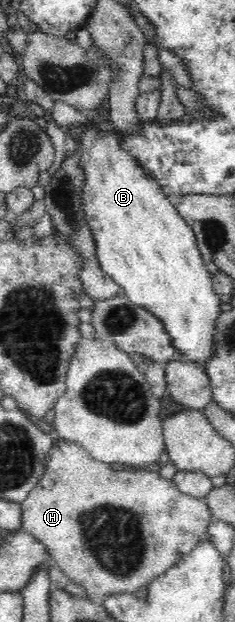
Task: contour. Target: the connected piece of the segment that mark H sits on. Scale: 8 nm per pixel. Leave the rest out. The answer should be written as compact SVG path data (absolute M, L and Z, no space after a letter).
M60 439L50 450L47 464L40 481L34 486L33 490L27 495L22 502L22 526L21 530L38 538L48 553L52 556L51 560L56 564L64 574L69 576L69 580L83 586L85 589L85 598L95 603L104 600L106 596L117 593L135 594L141 586L155 580L160 574L169 570L185 554L189 554L201 540L201 536L207 532L211 521L210 508L205 498L195 498L188 494L183 494L175 485L172 479L162 478L157 471L143 471L140 469L122 469L114 470L110 464L94 459L89 455L87 450L77 443L69 443Z

